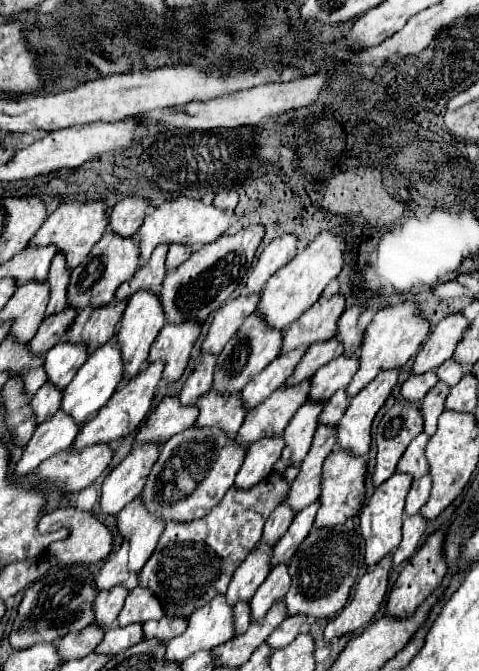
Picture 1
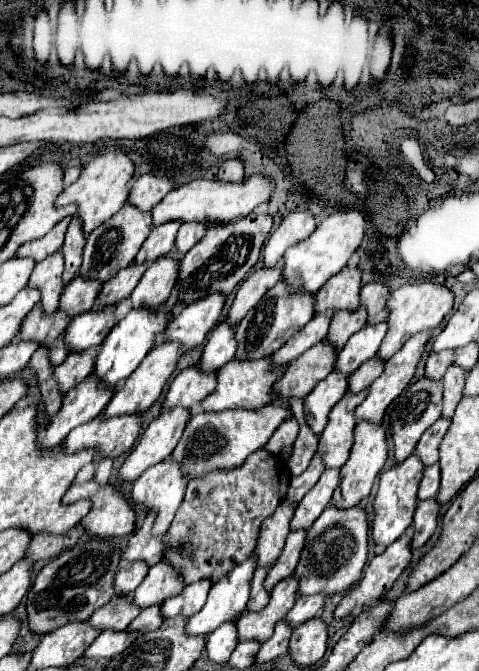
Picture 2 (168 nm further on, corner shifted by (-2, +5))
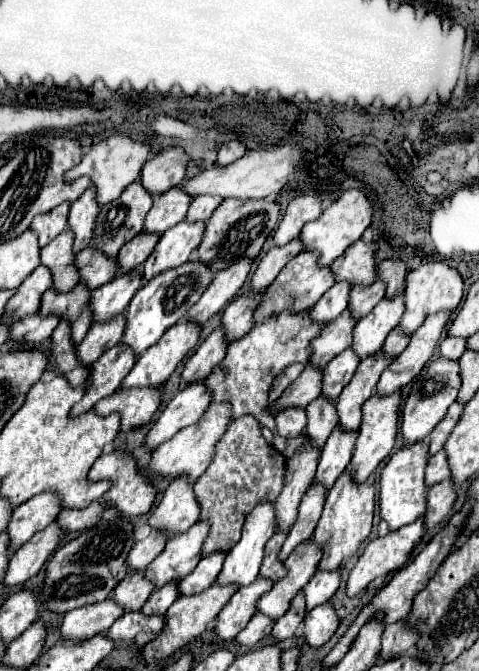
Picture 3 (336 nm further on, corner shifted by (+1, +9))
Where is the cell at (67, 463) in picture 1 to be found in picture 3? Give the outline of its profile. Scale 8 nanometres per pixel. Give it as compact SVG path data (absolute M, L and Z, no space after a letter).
M120 386L114 394L102 398L94 410L100 416L110 412L122 414L120 430L134 430L148 424L162 402L160 388L124 388Z

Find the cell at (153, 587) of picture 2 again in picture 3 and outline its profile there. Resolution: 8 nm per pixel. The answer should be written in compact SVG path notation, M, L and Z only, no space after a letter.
M200 518L186 532L170 536L160 556L146 568L146 578L150 578L156 588L160 588L174 578L188 576L202 558L200 550L208 536L208 530L210 522Z

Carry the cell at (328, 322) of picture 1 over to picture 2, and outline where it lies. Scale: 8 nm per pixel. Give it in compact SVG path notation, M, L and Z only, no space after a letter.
M343 268L339 274L327 280L327 284L315 294L315 314L327 310L355 312L359 308L361 272L359 268Z

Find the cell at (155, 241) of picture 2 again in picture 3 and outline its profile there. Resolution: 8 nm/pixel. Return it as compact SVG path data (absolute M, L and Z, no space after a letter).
M180 186L166 190L162 196L154 200L154 206L146 216L144 230L164 234L168 228L172 228L174 224L186 218L190 202L192 202L192 196L182 192Z

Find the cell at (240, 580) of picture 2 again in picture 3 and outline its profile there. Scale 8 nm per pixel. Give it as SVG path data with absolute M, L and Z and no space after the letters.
M262 500L250 516L246 516L246 524L242 528L242 538L228 552L224 560L224 568L218 576L218 584L240 584L248 586L256 580L258 570L264 558L264 546L274 534L274 502Z

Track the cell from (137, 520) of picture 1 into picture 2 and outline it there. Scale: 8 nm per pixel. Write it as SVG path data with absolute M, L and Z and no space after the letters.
M163 460L147 468L147 472L143 472L135 480L131 502L157 512L157 518L153 524L155 536L161 536L167 532L183 500L185 488L187 488L187 480L183 478L179 464L171 460Z

